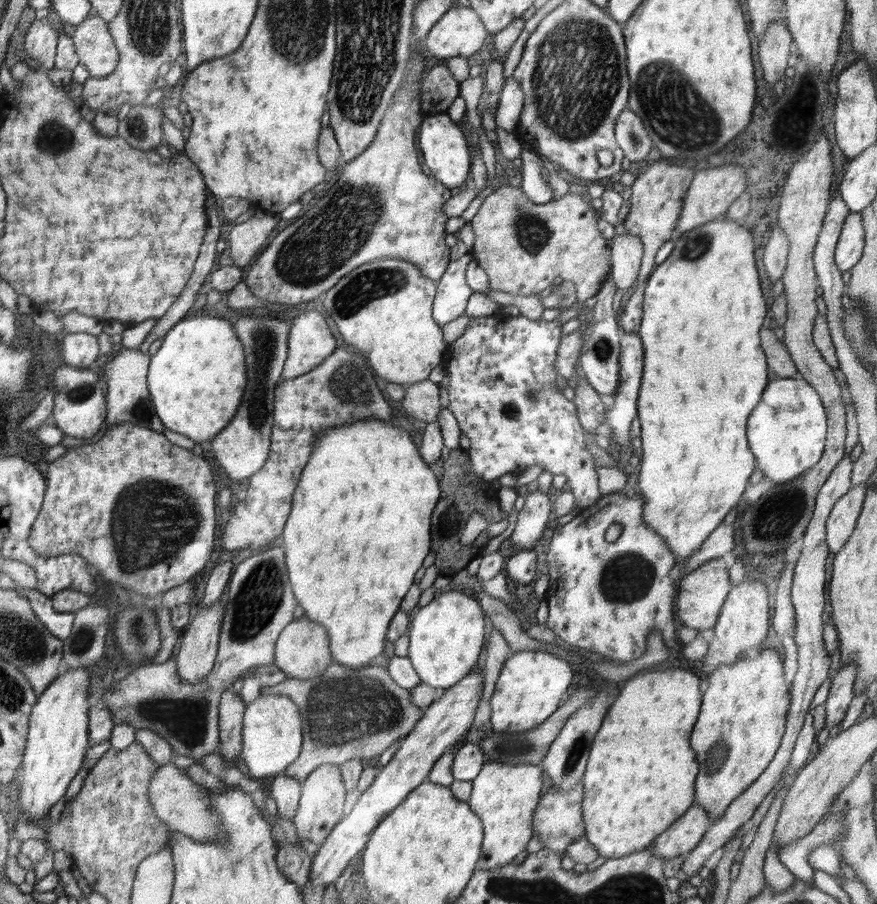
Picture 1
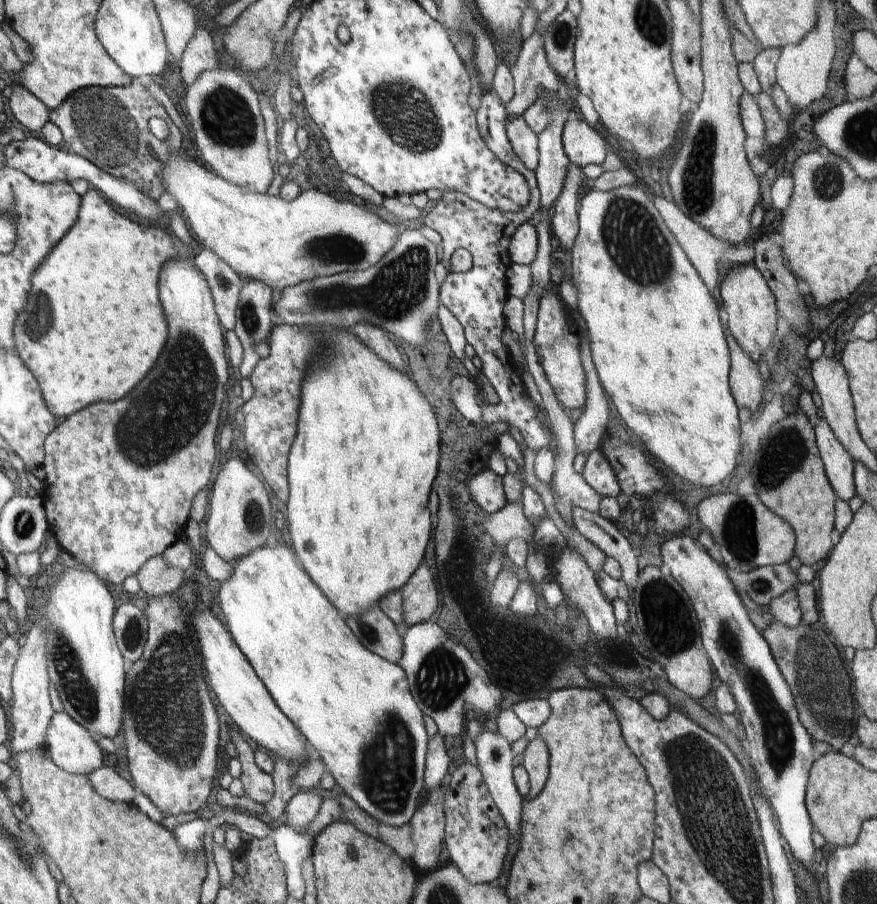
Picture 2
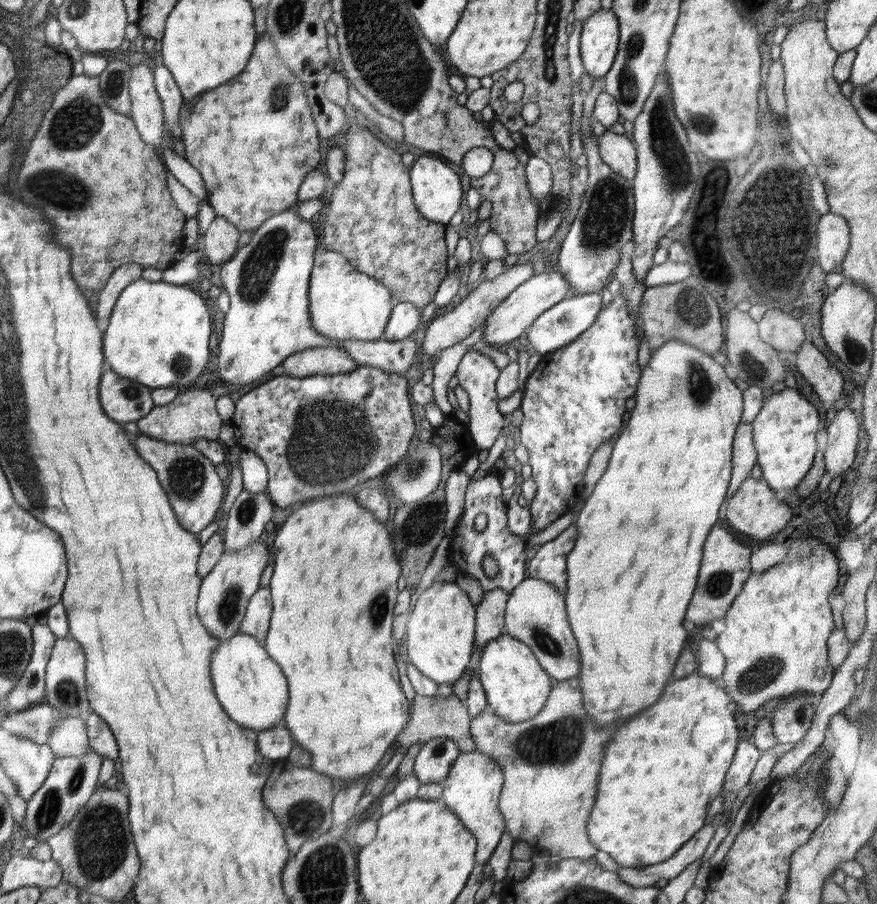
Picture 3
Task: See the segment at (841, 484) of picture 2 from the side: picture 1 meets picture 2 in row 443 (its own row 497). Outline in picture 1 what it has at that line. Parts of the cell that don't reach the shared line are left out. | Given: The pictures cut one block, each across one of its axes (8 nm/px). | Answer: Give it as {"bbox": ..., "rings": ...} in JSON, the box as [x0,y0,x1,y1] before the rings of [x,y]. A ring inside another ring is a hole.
{"bbox":[681,458,853,884],"rings":[[[841,458],[839,464],[831,470],[829,478],[825,478],[823,486],[817,492],[815,498],[815,506],[813,506],[813,516],[803,532],[803,544],[795,562],[795,570],[793,570],[793,580],[791,580],[791,606],[793,606],[793,642],[797,648],[797,670],[795,676],[789,684],[789,694],[791,694],[791,706],[789,706],[789,714],[787,714],[787,724],[785,724],[785,734],[783,740],[773,756],[773,760],[769,762],[769,766],[751,782],[751,786],[747,786],[723,812],[723,816],[719,816],[717,820],[713,820],[713,824],[709,826],[709,830],[703,834],[703,838],[699,840],[699,844],[687,852],[683,864],[681,864],[681,872],[687,876],[687,884],[689,878],[697,876],[697,872],[703,868],[703,862],[715,852],[715,850],[723,850],[723,846],[727,846],[731,840],[735,840],[739,828],[747,828],[747,822],[751,820],[753,812],[757,810],[759,802],[765,798],[765,794],[777,784],[779,776],[785,772],[787,762],[789,762],[789,754],[793,752],[795,740],[799,736],[799,730],[805,724],[805,716],[807,712],[811,712],[811,702],[813,702],[813,694],[815,690],[821,686],[821,682],[827,678],[829,674],[829,664],[831,664],[831,654],[825,648],[823,642],[823,622],[821,622],[821,612],[823,612],[823,592],[825,592],[825,556],[829,552],[827,544],[825,544],[825,524],[827,524],[827,516],[831,512],[831,506],[835,504],[837,498],[841,498],[849,488],[851,488],[851,468],[853,462],[849,462],[849,458]]]}

